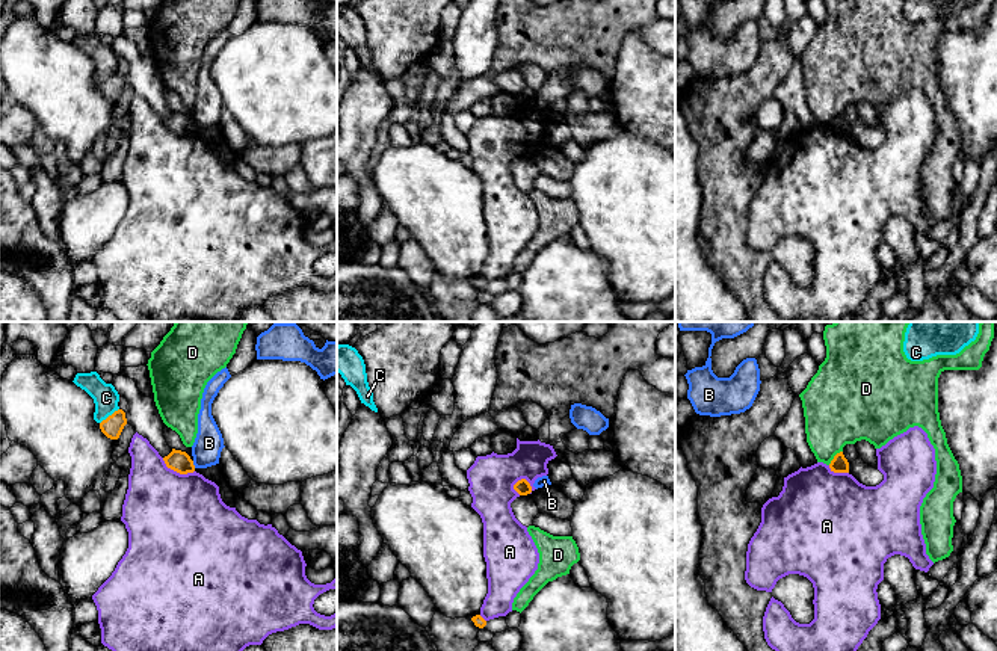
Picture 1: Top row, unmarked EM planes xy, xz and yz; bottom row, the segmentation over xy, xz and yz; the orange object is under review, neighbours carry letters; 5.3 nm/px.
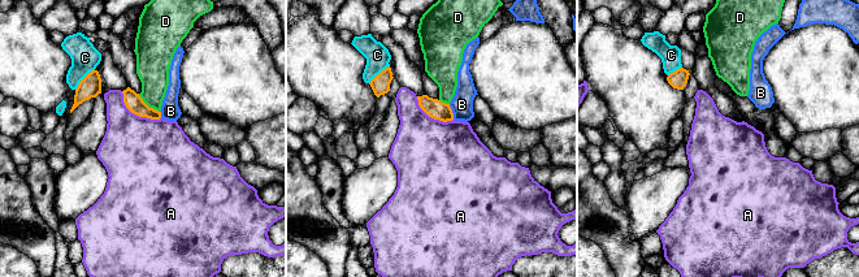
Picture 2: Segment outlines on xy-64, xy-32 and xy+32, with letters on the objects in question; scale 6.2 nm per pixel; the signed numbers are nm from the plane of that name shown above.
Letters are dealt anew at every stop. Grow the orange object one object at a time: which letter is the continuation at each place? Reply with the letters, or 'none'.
none

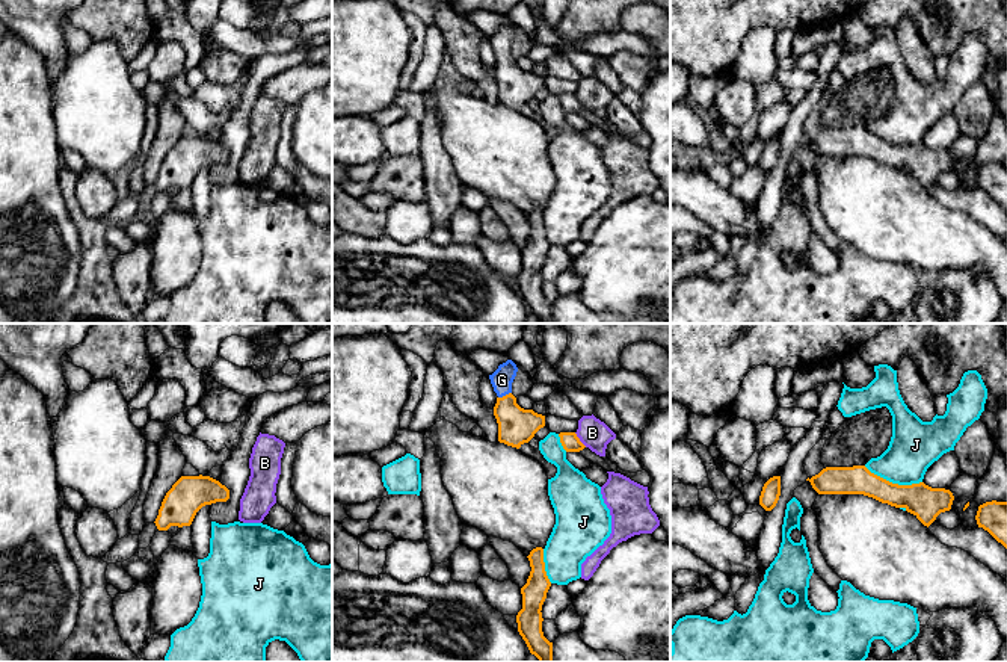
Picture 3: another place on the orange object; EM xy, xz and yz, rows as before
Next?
G

